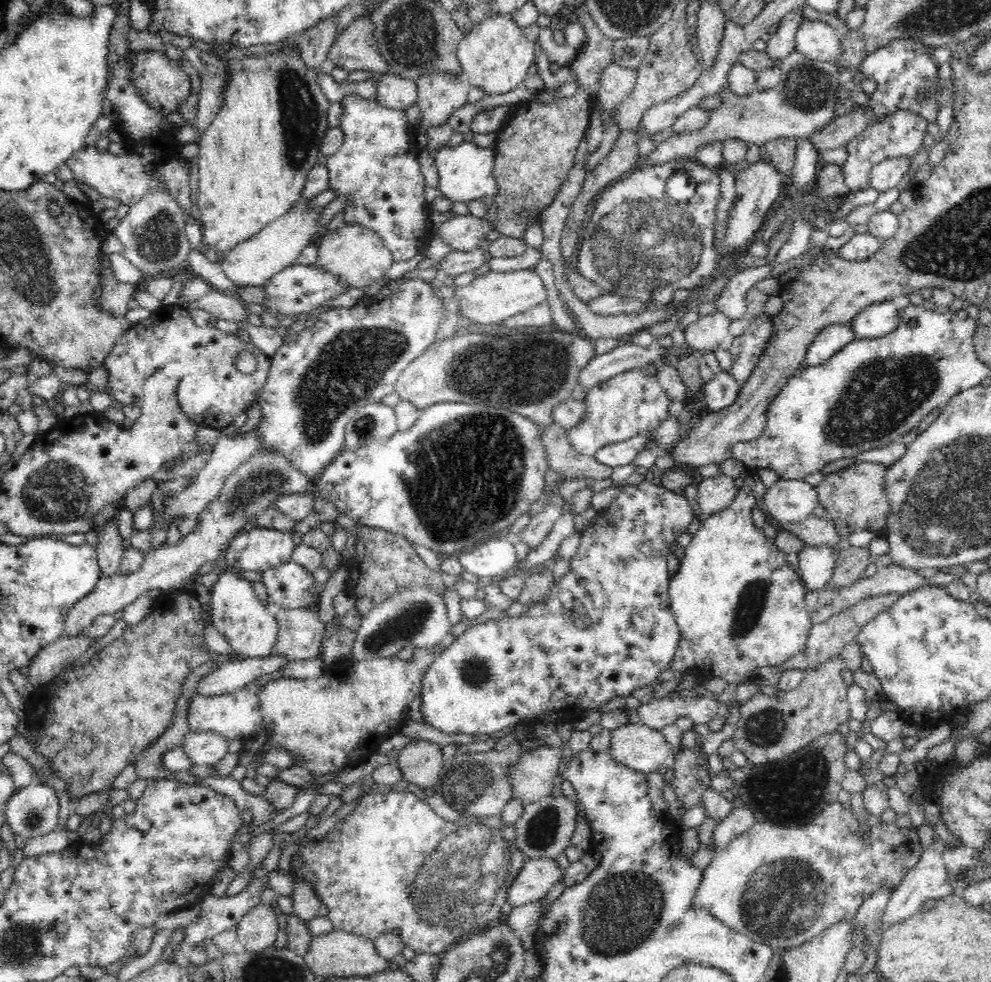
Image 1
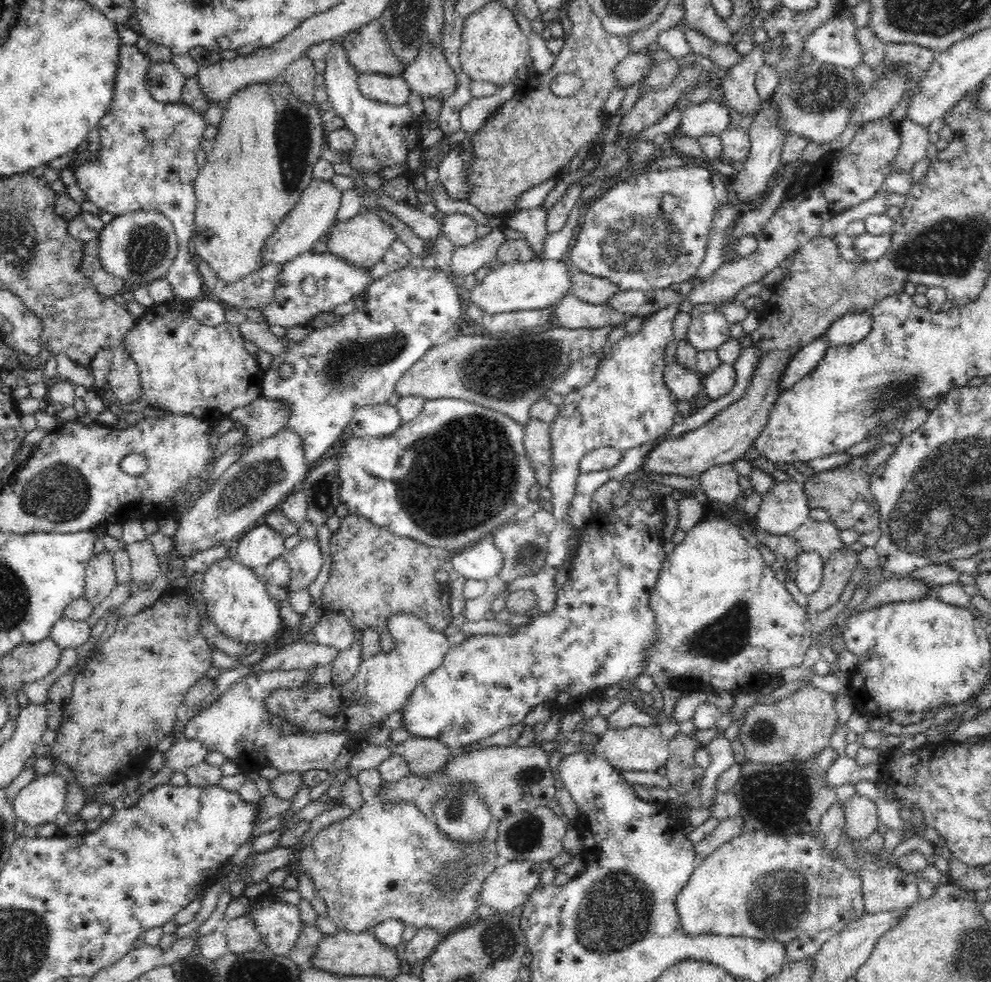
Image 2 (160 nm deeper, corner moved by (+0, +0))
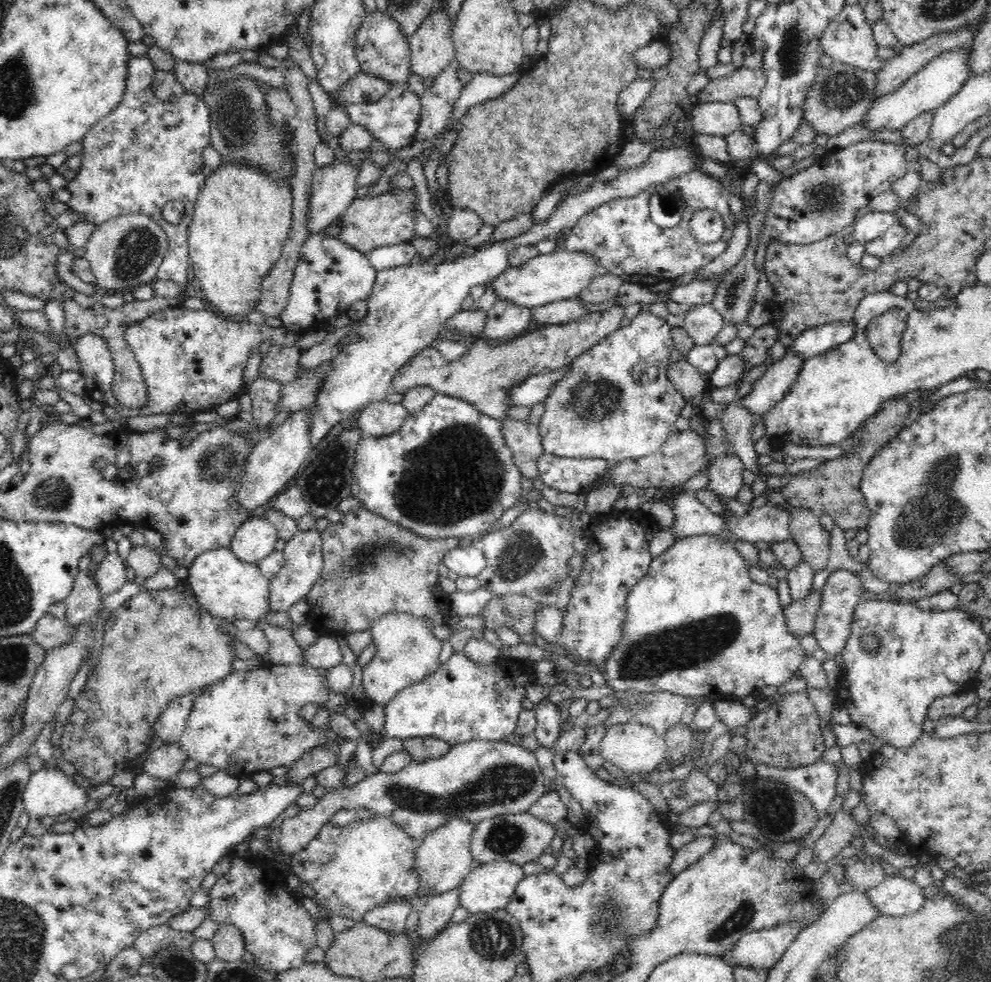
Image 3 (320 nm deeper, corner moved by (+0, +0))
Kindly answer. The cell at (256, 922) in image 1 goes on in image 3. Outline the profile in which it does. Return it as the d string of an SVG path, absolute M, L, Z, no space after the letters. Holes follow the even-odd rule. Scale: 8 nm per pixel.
M233 924L221 925L210 941L217 958L224 962L236 962L246 954L243 933Z

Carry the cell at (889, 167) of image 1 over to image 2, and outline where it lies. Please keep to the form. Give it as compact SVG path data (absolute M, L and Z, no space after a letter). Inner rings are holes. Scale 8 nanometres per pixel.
M904 119L900 124L900 137L902 146L893 161L894 173L912 172L914 165L927 158L929 142L929 127L921 126L909 119Z

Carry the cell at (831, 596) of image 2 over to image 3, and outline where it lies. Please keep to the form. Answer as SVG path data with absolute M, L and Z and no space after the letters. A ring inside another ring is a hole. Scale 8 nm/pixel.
M822 588L814 590L802 601L794 601L790 606L784 607L786 625L794 637L801 640L804 636L813 633L818 607L822 604L822 594L824 594Z

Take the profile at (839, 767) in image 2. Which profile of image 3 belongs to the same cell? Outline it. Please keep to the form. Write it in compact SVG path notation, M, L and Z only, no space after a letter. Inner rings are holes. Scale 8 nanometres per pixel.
M821 760L805 767L793 769L784 769L758 763L755 765L755 774L761 776L764 780L767 778L768 780L785 784L793 788L796 792L801 792L806 795L811 800L813 809L817 812L817 815L823 818L822 814L828 810L828 806L830 806L832 800L836 798L836 777L838 776L838 767L836 766L836 764L822 762Z

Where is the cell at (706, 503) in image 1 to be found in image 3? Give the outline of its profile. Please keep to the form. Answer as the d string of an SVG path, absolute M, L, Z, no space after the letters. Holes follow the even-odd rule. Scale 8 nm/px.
M731 452L721 454L708 466L708 489L721 496L725 501L736 498L742 482L745 466L742 459Z

